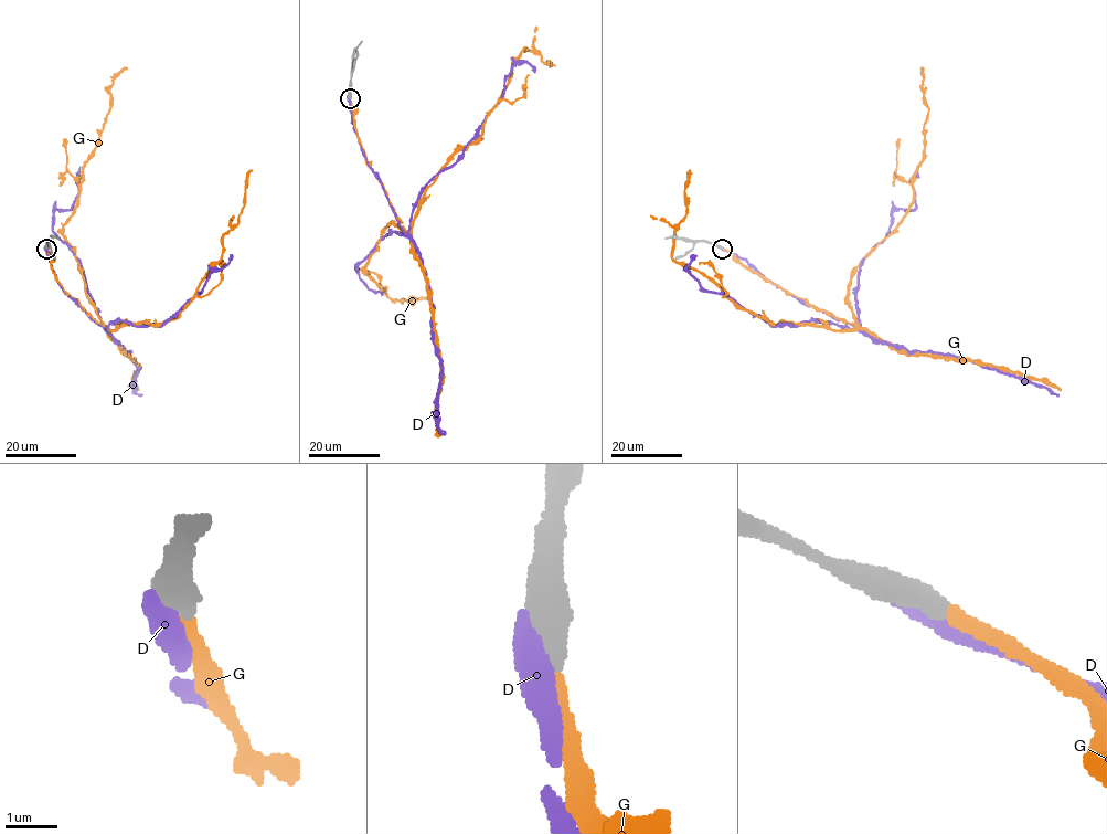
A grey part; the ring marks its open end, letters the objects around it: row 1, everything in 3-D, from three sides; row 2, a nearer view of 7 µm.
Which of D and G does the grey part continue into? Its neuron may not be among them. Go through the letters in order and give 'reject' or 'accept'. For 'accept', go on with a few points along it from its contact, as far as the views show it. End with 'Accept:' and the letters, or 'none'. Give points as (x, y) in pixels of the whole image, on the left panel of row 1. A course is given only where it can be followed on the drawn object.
D: reject
G: accept | via (46, 247), (63, 289), (98, 323), (114, 330), (163, 325), (221, 259), (252, 170)
Accept: G

